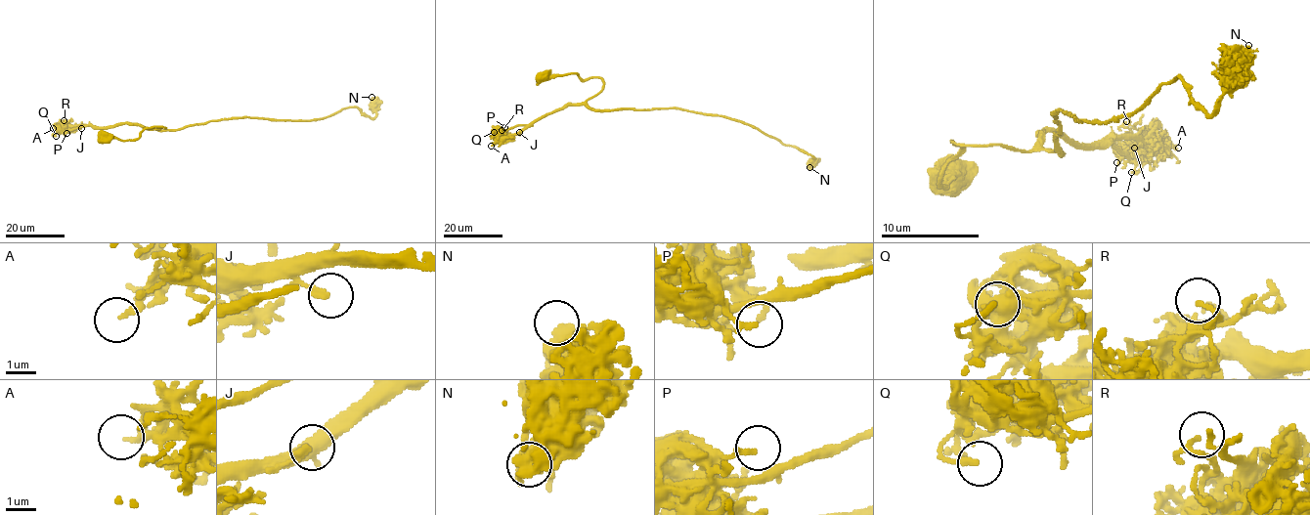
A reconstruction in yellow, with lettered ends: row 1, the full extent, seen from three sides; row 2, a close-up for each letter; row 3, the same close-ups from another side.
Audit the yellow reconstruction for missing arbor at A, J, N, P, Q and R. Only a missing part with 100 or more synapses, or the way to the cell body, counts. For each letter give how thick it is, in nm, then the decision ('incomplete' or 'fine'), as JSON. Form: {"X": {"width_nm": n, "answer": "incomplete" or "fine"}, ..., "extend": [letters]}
{"A": {"width_nm": 220, "answer": "fine"}, "J": {"width_nm": 160, "answer": "fine"}, "N": {"width_nm": 360, "answer": "fine"}, "P": {"width_nm": 160, "answer": "fine"}, "Q": {"width_nm": 170, "answer": "fine"}, "R": {"width_nm": 100, "answer": "fine"}, "extend": []}

